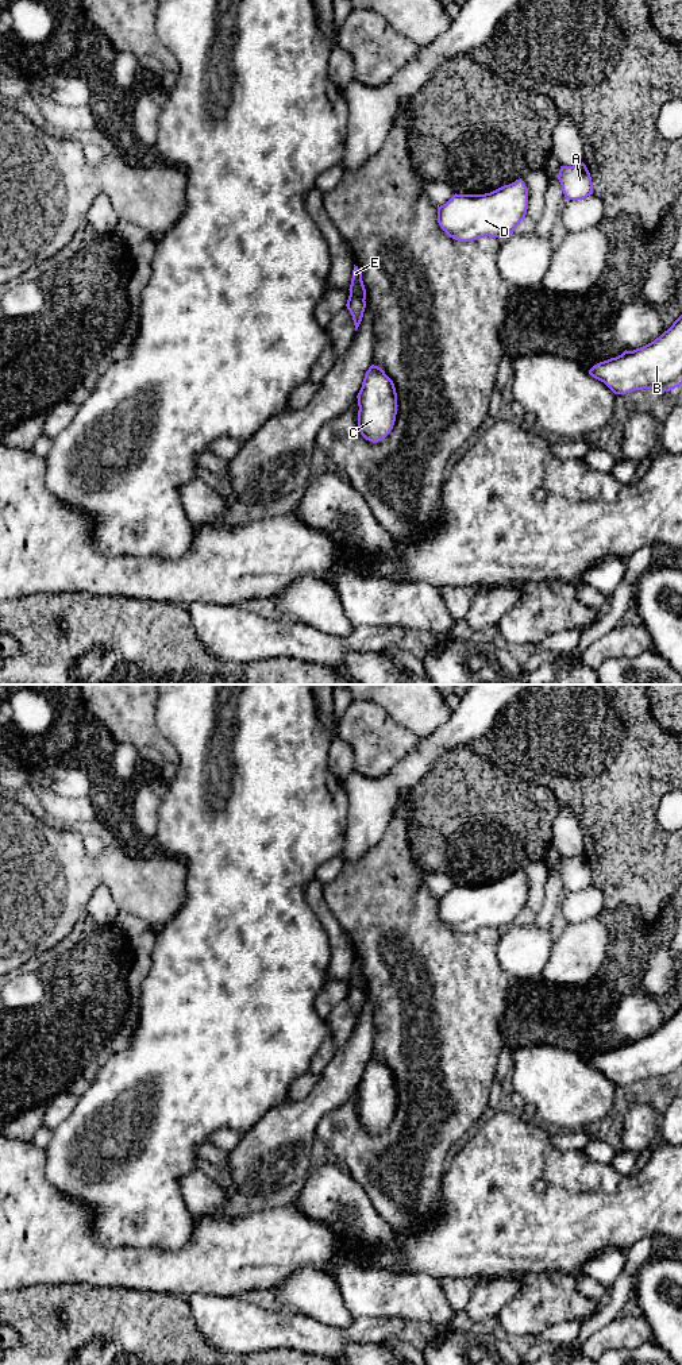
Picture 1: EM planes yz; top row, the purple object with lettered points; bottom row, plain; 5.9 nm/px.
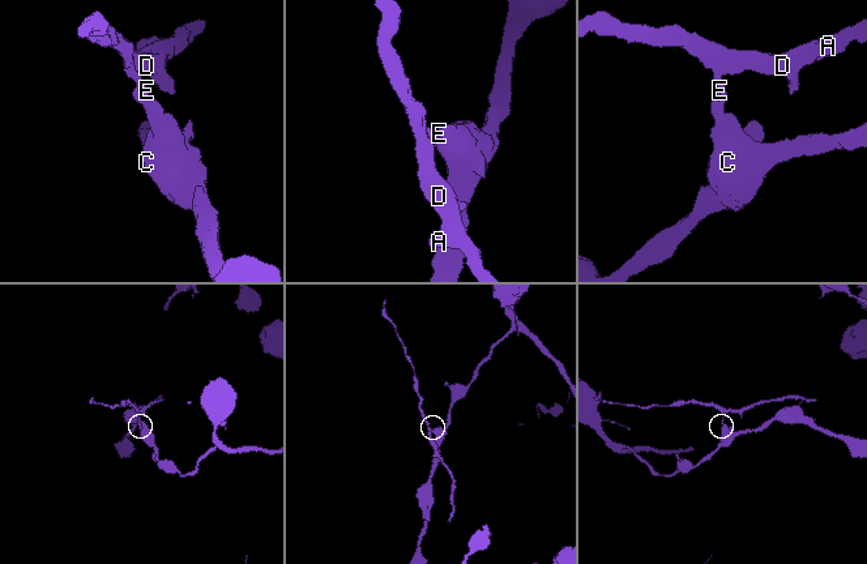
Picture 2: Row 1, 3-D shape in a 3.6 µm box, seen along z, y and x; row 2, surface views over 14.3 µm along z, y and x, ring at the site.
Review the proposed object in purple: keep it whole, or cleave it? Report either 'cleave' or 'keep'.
cleave

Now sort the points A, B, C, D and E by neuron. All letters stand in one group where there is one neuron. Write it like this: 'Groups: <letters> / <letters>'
Groups: A D E / B C

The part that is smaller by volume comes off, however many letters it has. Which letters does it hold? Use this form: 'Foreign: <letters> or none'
Foreign: A, D, E

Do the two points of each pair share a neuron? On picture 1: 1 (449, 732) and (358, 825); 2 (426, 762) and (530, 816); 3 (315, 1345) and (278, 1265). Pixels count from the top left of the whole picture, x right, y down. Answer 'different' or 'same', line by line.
1: same
2: different
3: different

